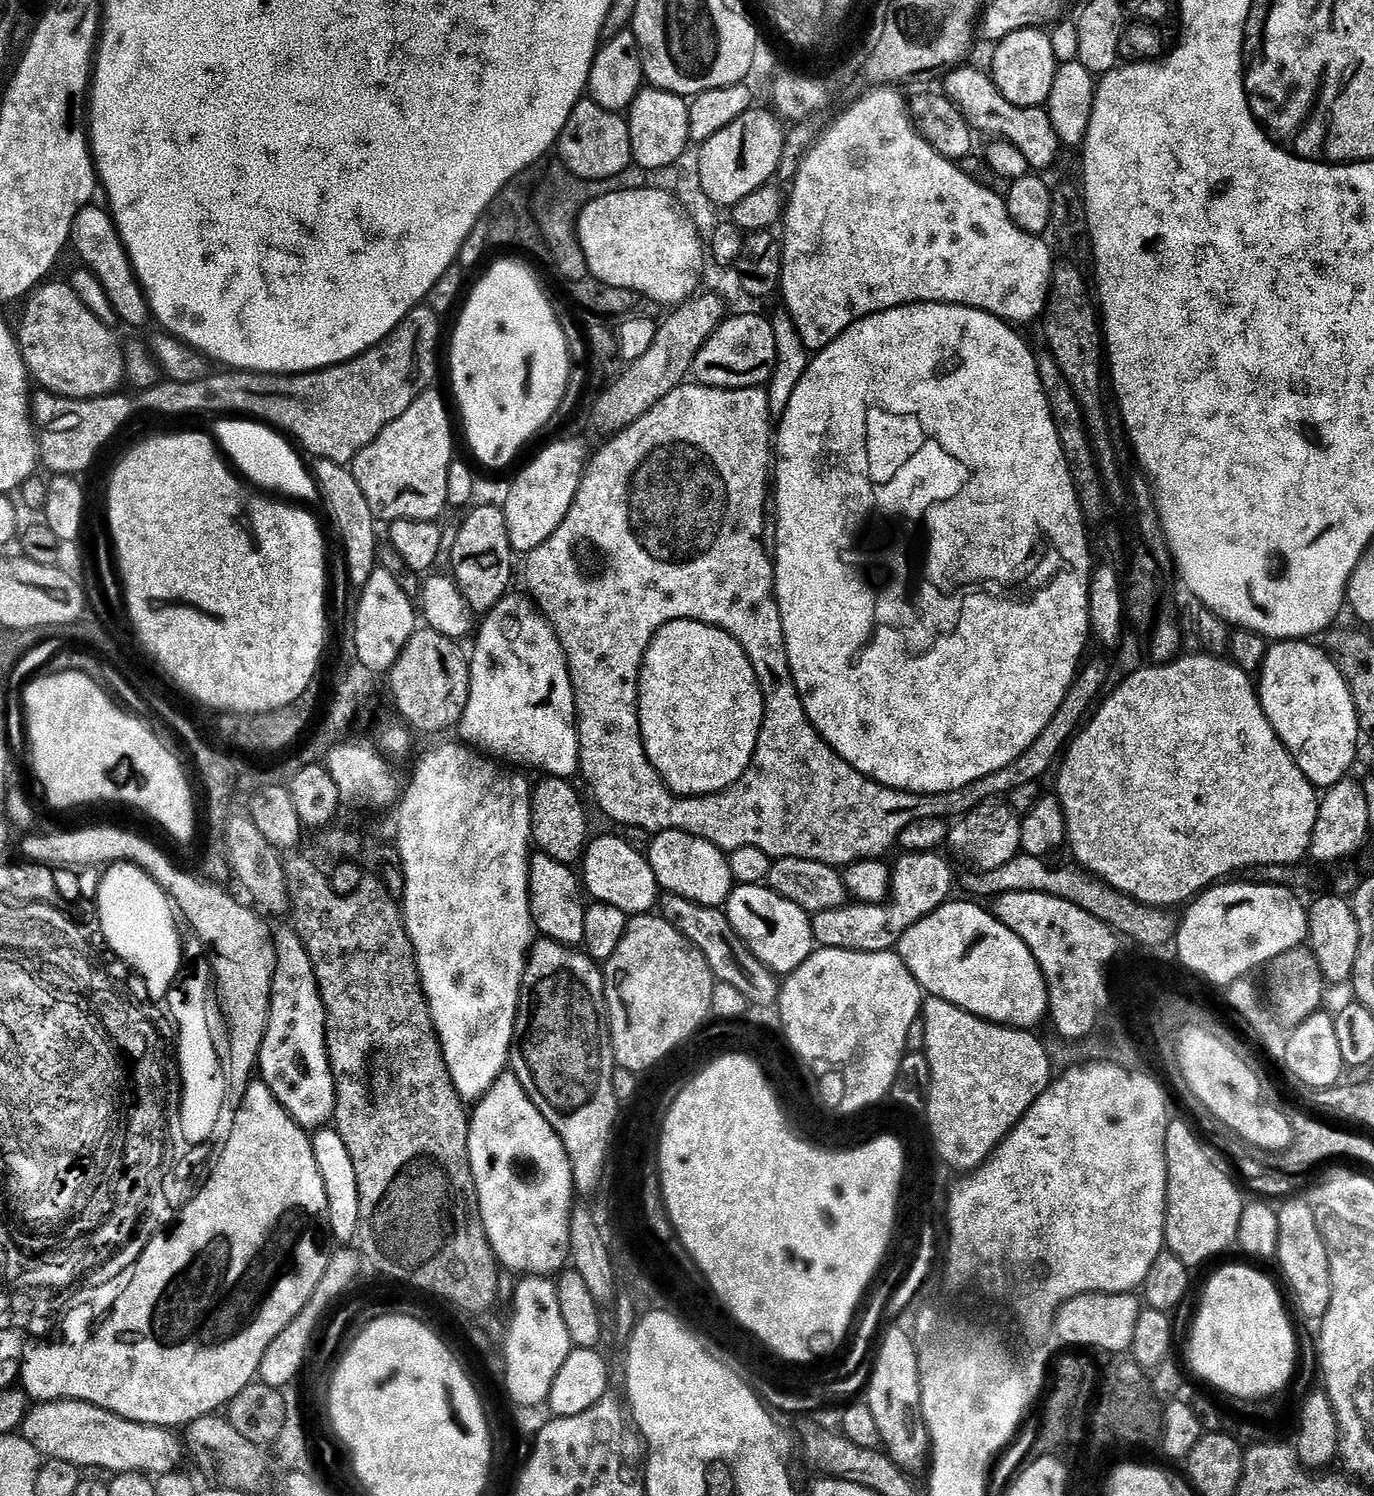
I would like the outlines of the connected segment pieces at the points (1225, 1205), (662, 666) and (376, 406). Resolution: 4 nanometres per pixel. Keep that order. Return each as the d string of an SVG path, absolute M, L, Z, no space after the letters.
M1173 1119L1166 1130L1166 1162L1168 1163L1168 1217L1166 1218L1167 1251L1189 1266L1204 1264L1220 1256L1236 1244L1238 1226L1246 1197L1240 1188L1212 1161L1200 1145L1192 1128Z
M675 620L658 629L647 648L646 654L643 656L643 665L640 668L639 676L637 708L639 710L640 733L643 736L643 746L648 761L658 770L664 784L671 789L673 795L678 797L703 799L706 796L716 795L727 788L731 788L752 764L754 750L757 748L758 734L761 732L762 722L764 721L765 704L761 684L758 682L757 675L754 674L753 664L736 639L726 634L721 628L715 628L710 624L698 623L696 620Z
M416 306L397 328L389 331L385 340L345 364L299 374L220 370L217 376L209 374L198 382L161 379L158 386L141 395L144 397L140 404L160 416L220 412L216 414L251 418L287 434L305 453L309 452L309 457L348 466L362 449L376 441L390 422L402 418L415 400L433 387L440 320L431 308Z

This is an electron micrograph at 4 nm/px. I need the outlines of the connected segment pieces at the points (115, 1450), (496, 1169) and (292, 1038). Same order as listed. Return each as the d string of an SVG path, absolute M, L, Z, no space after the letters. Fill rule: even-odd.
M81 1400L37 1403L24 1419L22 1435L40 1451L41 1457L70 1462L81 1470L101 1468L110 1474L139 1472L149 1478L159 1478L181 1467L182 1440L176 1437L175 1431L136 1424Z
M500 1076L487 1094L475 1103L468 1122L468 1149L482 1226L501 1269L521 1272L519 1275L524 1278L552 1278L563 1272L570 1260L568 1247L572 1237L572 1199L578 1196L576 1183L560 1135L546 1118L542 1118L538 1106L534 1106L516 1076Z
M291 927L276 928L276 973L272 1006L260 1047L259 1079L278 1098L298 1127L315 1134L329 1127L336 1115L336 1083L328 1057L328 1015L320 997L310 954Z

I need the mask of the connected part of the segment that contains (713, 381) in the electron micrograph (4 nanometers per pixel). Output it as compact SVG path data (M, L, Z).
M740 314L727 317L716 328L715 334L704 344L692 363L691 377L695 383L714 389L746 389L763 387L772 378L777 362L777 347L771 321L758 314Z

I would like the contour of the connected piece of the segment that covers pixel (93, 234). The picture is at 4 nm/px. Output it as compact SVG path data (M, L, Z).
M89 206L74 218L72 227L71 247L76 247L78 255L84 259L83 267L100 279L110 302L116 311L116 319L122 325L129 324L132 328L144 328L153 319L152 307L148 305L148 296L136 279L136 272L128 257L126 246L122 242L116 222L107 207Z

